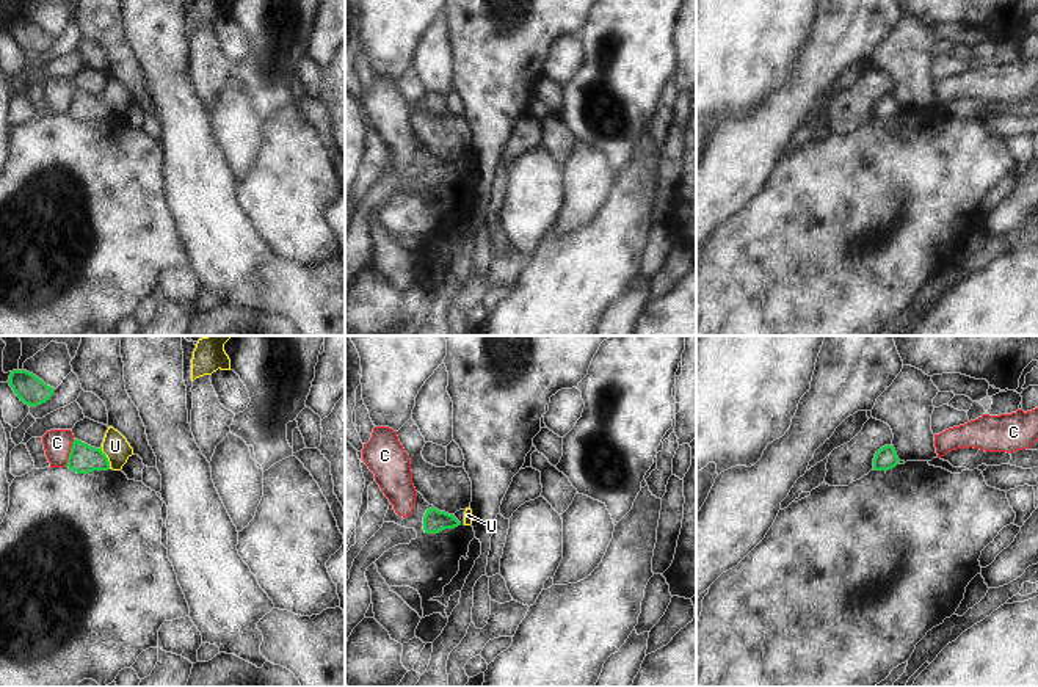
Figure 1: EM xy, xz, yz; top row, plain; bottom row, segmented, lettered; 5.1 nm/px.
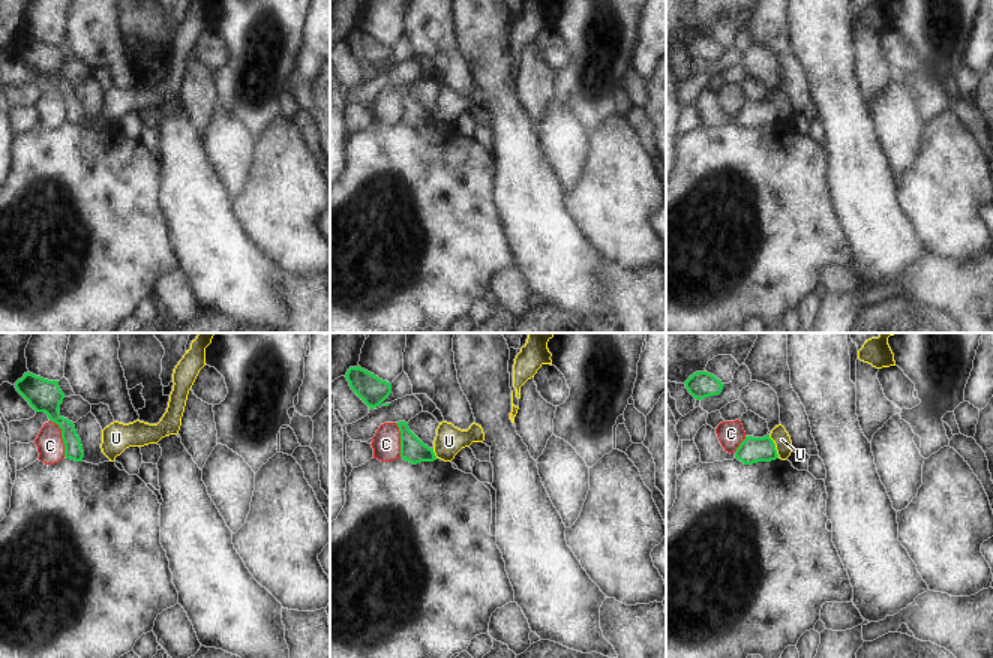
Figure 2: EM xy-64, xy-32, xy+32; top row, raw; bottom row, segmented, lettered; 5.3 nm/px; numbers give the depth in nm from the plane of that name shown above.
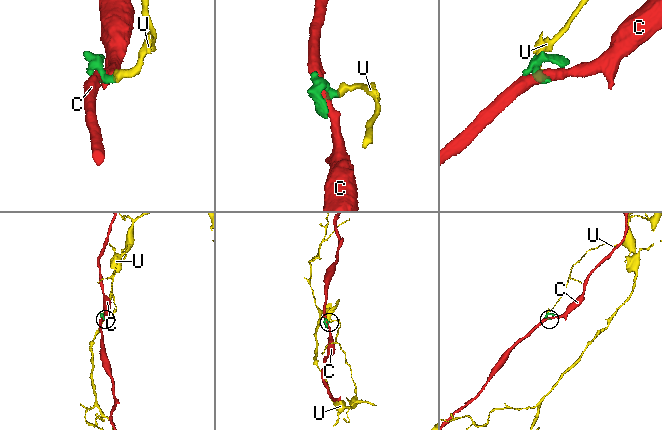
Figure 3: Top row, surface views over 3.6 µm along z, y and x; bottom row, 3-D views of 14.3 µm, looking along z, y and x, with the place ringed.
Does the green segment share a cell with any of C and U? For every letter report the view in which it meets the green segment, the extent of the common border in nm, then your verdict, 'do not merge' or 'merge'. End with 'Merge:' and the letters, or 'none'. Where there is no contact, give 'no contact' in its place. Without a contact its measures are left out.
C: xy | 140 nm | do not merge
U: xy | 120 nm | merge
Merge: U

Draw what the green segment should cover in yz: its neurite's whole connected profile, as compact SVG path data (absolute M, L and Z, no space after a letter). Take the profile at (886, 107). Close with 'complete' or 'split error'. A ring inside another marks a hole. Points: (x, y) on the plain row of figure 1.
M894 94L881 96L873 107L873 119L889 119L900 111Z; complete

